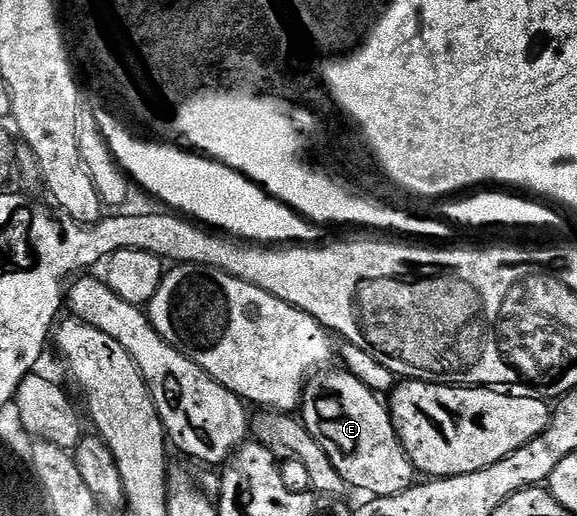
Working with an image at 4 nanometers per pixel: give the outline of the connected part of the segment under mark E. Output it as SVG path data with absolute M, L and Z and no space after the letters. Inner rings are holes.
M329 372L312 375L302 387L299 414L308 434L313 436L348 487L363 490L373 498L394 496L412 487L417 471L394 430L388 407L349 372Z

